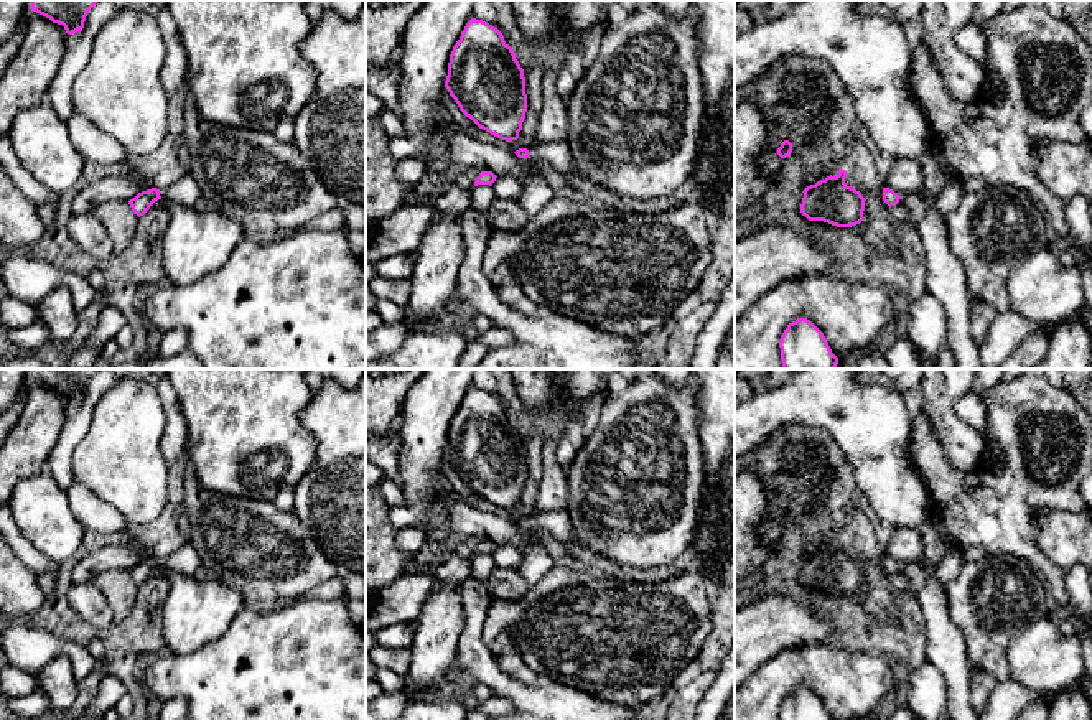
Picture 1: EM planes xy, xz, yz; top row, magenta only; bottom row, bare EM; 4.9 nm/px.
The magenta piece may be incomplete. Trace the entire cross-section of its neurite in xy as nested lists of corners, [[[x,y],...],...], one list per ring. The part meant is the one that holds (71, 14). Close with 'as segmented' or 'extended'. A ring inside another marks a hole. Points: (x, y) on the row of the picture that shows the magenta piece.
[[[31,0],[31,12],[63,25],[72,35],[82,31],[86,16],[97,2],[100,0]]]; as segmented

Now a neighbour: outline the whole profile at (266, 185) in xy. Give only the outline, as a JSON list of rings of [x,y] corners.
[[[189,94],[183,97],[183,137],[189,147],[189,176],[199,185],[209,208],[240,224],[244,239],[255,244],[272,244],[300,231],[305,224],[333,209],[336,196],[324,186],[311,163],[293,143],[282,142],[270,130],[239,129],[204,120]]]

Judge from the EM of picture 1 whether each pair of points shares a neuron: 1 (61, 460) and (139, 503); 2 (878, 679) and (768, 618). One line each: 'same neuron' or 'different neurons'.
1: different neurons
2: different neurons

